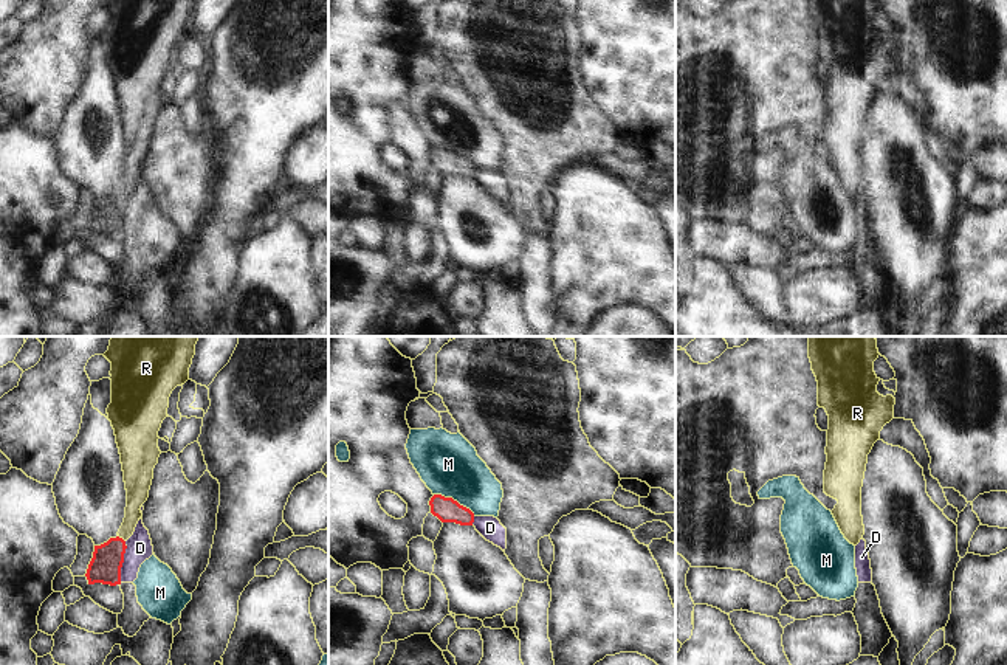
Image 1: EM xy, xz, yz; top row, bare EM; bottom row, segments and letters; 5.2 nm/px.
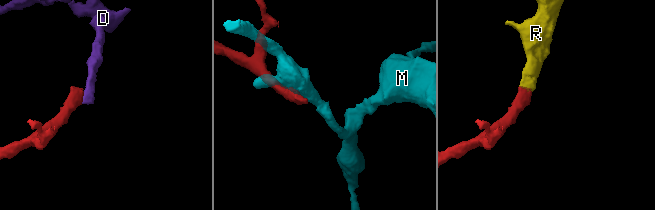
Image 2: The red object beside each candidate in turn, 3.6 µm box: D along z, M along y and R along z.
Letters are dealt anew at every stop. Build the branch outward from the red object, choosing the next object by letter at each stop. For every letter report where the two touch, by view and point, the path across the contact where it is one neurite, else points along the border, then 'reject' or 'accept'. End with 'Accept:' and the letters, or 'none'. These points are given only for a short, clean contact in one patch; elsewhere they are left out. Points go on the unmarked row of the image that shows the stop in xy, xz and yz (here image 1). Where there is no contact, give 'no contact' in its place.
D: xy (123, 214) | along xy (126, 194), (120, 234) | reject
M: xz (453, 152) | along xz (434, 146), (451, 149), (474, 168) | reject
R: xy (121, 191) | across xy (107, 213), (121, 191), (132, 171), (137, 146) | accept
Accept: R

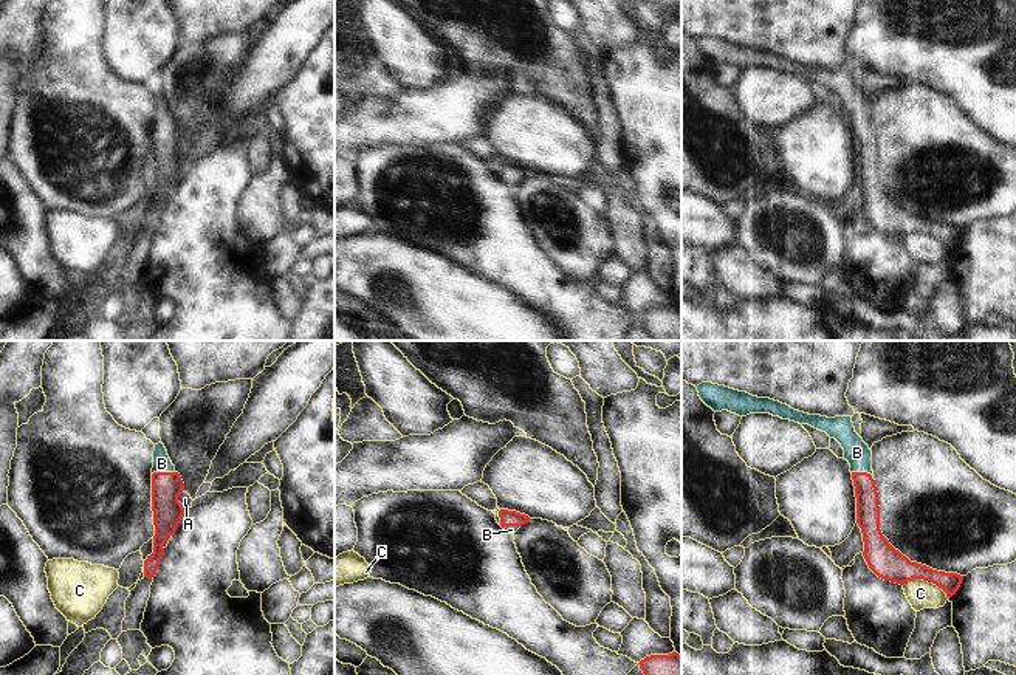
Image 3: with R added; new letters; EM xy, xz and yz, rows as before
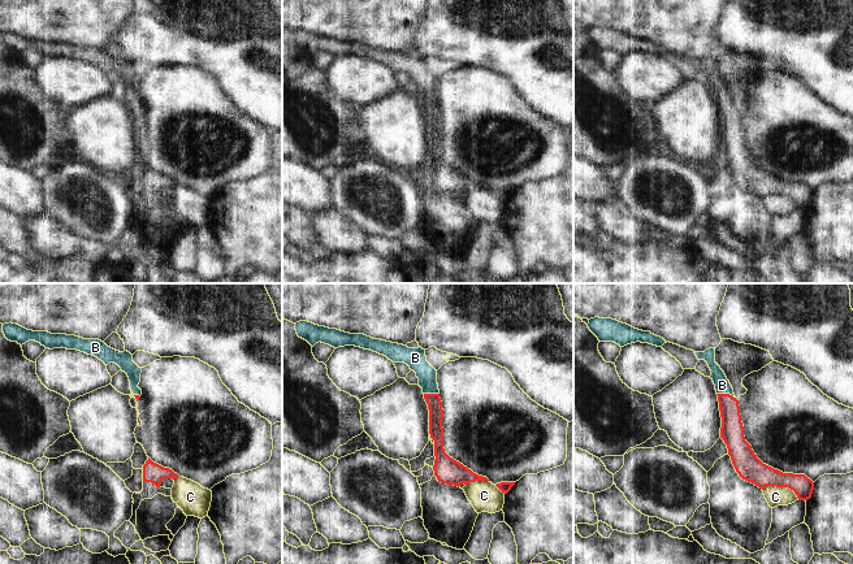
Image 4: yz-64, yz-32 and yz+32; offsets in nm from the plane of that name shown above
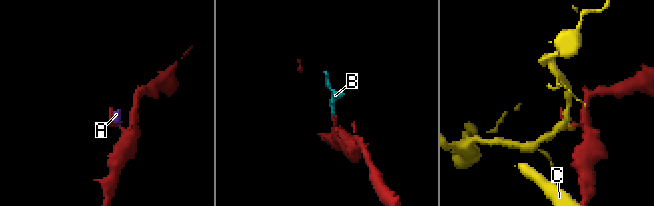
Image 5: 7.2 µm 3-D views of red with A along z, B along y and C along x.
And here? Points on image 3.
A: xy (177, 154) | reject
B: xy (163, 126) | across xy (166, 140), (163, 126), (161, 116) | accept
C: yz (926, 232) | along yz (903, 237), (913, 232), (926, 232), (934, 236), (948, 251) | reject
Accept: B

